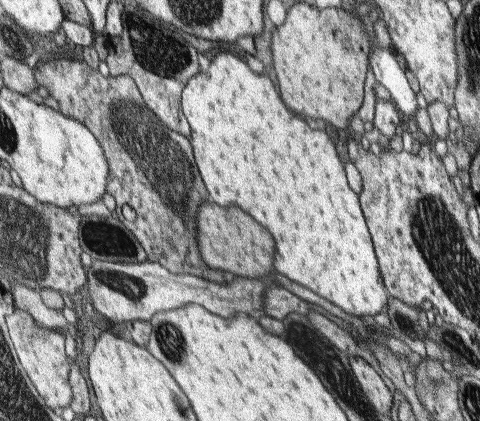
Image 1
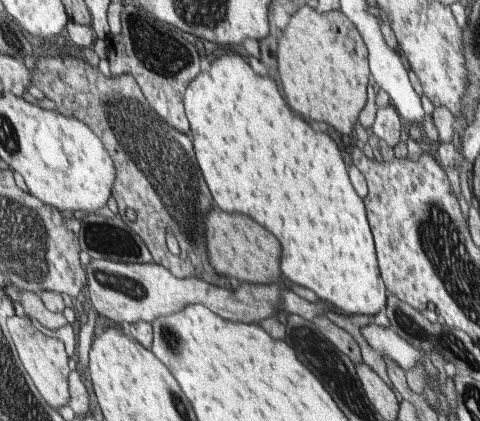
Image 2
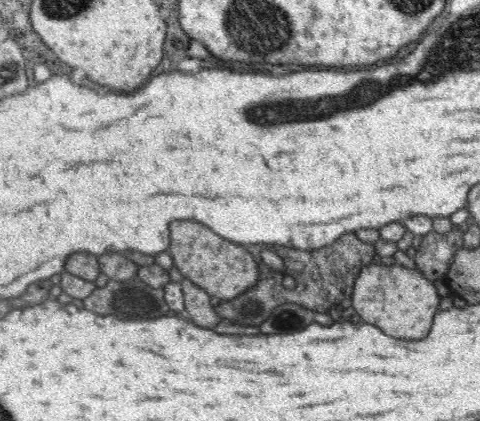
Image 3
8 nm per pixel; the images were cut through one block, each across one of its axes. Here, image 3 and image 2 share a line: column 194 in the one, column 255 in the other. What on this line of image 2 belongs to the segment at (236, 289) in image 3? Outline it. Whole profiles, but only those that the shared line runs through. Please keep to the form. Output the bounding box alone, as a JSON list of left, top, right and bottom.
[205,208,283,284]

